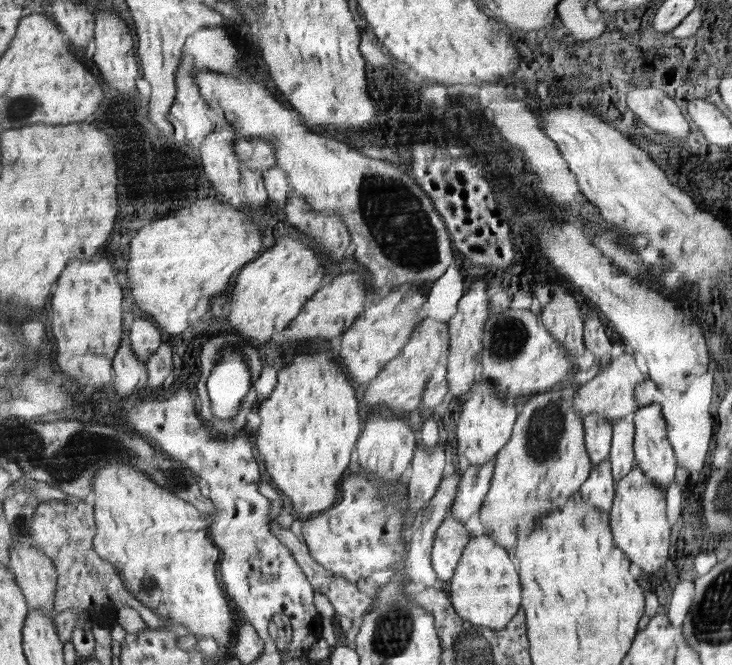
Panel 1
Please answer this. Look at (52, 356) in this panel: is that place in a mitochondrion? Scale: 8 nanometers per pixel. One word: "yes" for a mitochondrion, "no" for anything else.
no

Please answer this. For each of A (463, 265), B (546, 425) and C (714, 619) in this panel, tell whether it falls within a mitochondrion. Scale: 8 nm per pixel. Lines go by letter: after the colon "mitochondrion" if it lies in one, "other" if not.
A: other
B: mitochondrion
C: mitochondrion

